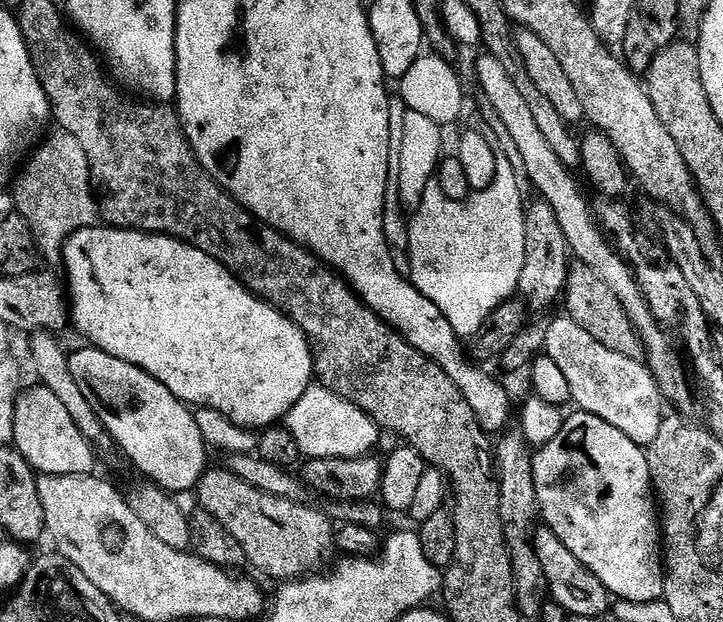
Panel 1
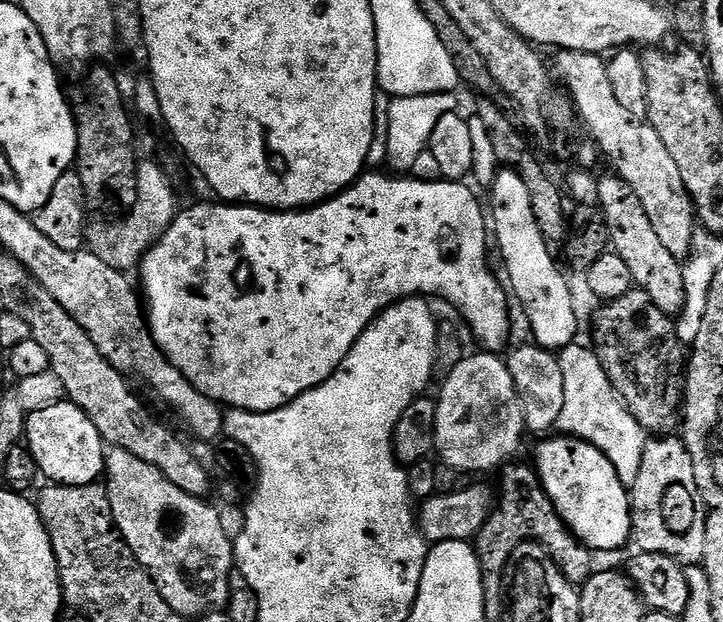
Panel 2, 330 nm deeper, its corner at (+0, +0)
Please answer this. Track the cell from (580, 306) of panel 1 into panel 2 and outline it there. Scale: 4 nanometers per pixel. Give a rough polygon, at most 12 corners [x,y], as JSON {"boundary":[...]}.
{"boundary":[[631,290],[594,317],[595,354],[648,434],[675,433],[686,345]]}

